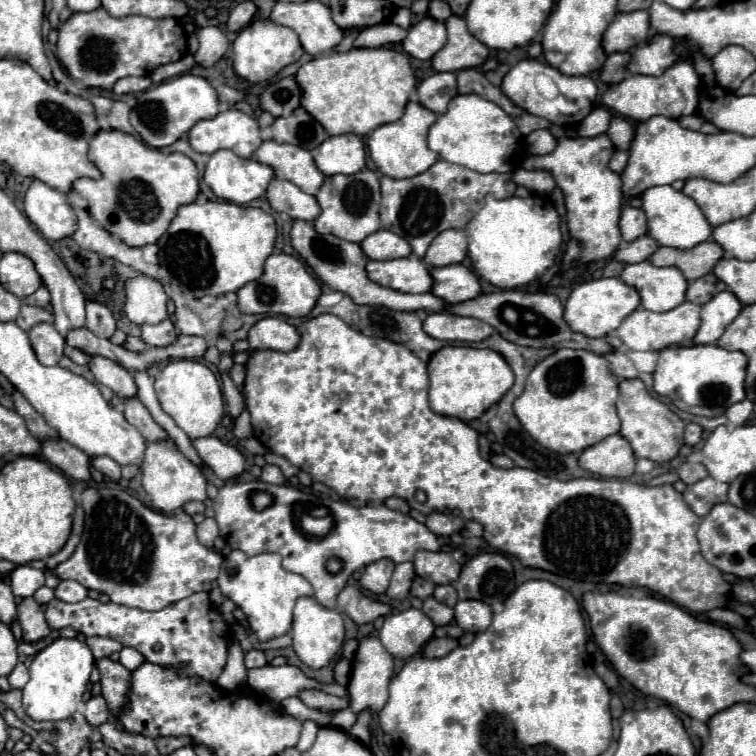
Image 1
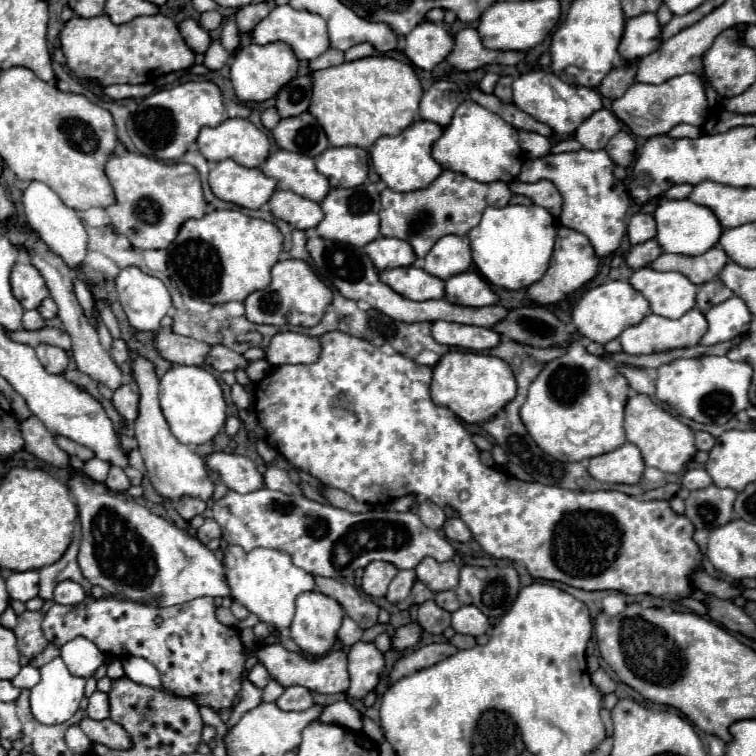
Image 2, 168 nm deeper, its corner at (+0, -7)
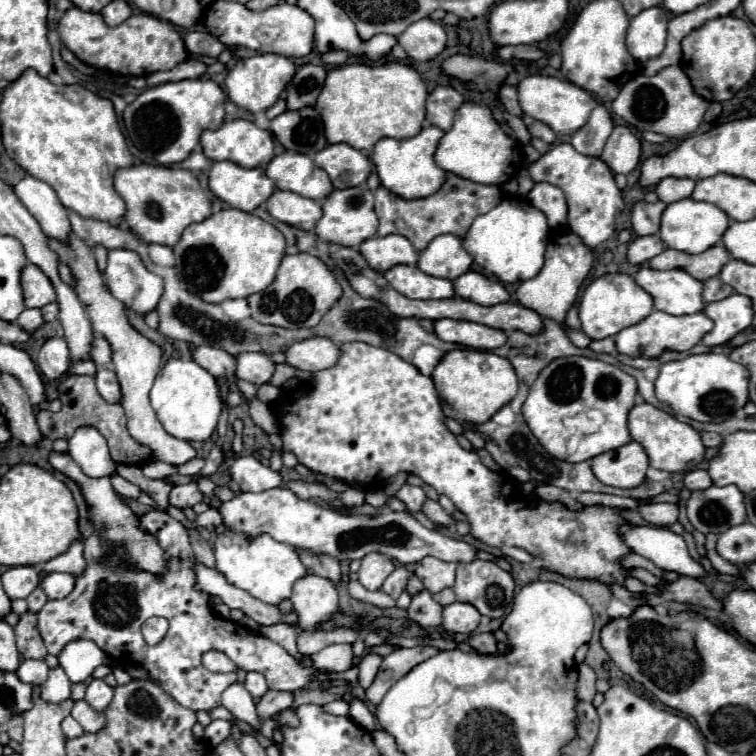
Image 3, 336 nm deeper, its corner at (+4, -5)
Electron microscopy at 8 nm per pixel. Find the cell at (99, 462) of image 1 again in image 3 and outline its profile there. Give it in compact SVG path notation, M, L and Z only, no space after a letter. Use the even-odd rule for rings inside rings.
M116 473L110 477L110 481L112 481L112 487L116 489L116 493L118 493L120 497L124 497L124 499L136 499L138 493L140 493L140 487L132 485L130 481L126 481L124 477L120 477L120 475L116 475Z

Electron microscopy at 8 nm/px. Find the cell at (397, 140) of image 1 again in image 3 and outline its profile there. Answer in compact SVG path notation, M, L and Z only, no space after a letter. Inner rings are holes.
M426 125L420 129L418 135L410 137L410 139L390 139L384 137L380 139L370 157L376 165L378 177L382 181L382 185L386 189L390 189L394 195L404 197L404 199L414 199L414 197L428 197L430 193L436 193L444 181L444 169L440 169L434 163L434 151L438 141L442 139L444 131L434 127L434 125Z

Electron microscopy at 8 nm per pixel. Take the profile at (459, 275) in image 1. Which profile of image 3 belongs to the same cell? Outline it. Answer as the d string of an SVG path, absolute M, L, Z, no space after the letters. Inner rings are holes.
M466 271L454 279L454 291L458 297L466 297L478 305L498 305L502 301L508 301L508 291L504 285L478 271Z

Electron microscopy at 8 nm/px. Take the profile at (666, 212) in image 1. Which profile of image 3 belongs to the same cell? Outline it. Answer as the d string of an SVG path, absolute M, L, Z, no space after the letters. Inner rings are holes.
M680 199L664 209L658 233L664 245L670 249L678 249L684 253L702 253L710 249L710 245L716 245L722 239L722 233L728 229L728 223L730 219L716 205L694 201L694 199Z

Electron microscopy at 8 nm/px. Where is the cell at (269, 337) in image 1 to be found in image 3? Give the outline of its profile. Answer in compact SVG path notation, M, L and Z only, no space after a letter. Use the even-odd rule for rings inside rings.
M310 337L304 341L296 341L284 351L286 363L310 373L318 369L328 369L340 357L340 349L338 345L334 345L336 343L332 343L326 337Z

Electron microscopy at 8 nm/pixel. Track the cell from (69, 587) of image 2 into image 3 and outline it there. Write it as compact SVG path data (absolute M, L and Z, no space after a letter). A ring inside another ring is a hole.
M48 573L40 581L40 585L42 585L44 593L48 595L48 599L64 599L66 595L72 593L74 583L76 583L76 579L70 573Z

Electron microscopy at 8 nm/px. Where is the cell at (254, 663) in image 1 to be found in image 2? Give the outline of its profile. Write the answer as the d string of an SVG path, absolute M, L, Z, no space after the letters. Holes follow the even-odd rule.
M254 665L252 671L248 673L248 681L252 685L256 685L258 689L264 689L268 685L268 681L270 681L270 675L268 675L268 671L262 665Z

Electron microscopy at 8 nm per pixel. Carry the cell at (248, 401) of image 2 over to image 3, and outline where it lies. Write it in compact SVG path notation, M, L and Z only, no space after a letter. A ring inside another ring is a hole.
M258 399L248 401L248 404L248 407L250 407L250 417L252 417L252 421L254 421L260 429L264 429L266 433L278 433L276 417L272 415L272 411L270 411L270 407L268 407L267 404L262 403L262 405L260 405Z

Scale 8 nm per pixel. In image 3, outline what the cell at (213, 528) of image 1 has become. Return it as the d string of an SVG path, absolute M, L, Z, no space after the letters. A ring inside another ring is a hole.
M210 507L206 513L200 513L198 519L196 519L196 525L198 527L206 527L208 531L214 531L220 523L222 523L222 517L214 507Z

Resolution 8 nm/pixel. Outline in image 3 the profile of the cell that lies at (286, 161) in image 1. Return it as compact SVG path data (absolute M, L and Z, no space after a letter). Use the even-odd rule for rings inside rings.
M284 151L282 155L276 155L266 165L266 175L276 181L278 189L292 191L308 199L322 199L334 189L326 171L318 169L314 161L302 153Z

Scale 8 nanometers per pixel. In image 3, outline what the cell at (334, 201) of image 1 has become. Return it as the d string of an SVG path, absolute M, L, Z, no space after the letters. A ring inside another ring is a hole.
M366 185L348 187L348 189L334 189L322 203L324 215L316 223L314 231L322 241L334 243L334 245L346 245L356 247L362 241L376 235L378 229L378 217L374 213L374 195Z

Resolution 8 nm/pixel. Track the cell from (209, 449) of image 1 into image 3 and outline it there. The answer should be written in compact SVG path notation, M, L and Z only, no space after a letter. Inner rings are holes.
M238 457L230 465L230 477L238 483L240 491L252 491L260 493L272 487L278 487L282 483L282 477L278 471L272 471L270 467L262 465L256 457Z

